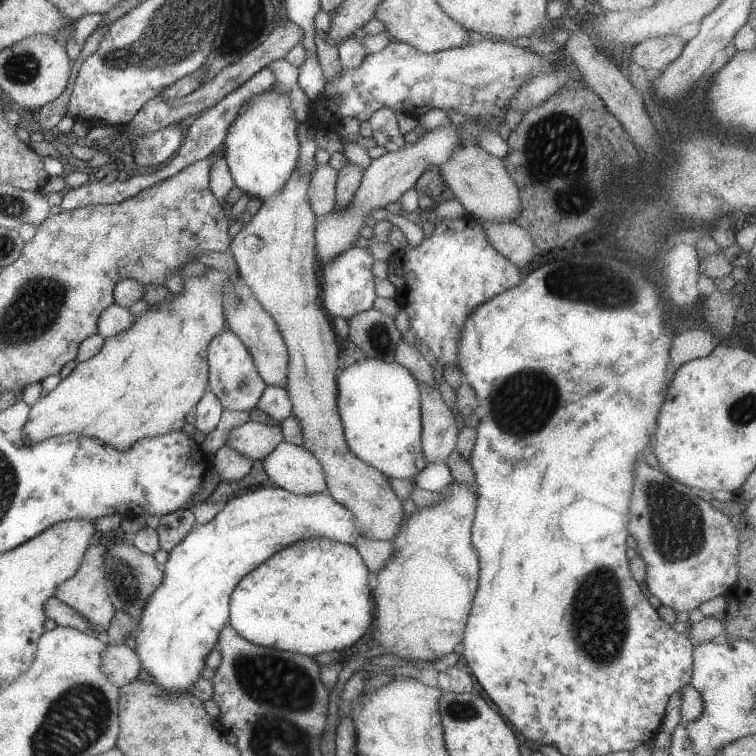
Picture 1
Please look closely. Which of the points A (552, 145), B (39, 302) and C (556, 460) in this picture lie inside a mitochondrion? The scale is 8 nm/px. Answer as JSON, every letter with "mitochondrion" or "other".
{"A":"mitochondrion","B":"mitochondrion","C":"other"}

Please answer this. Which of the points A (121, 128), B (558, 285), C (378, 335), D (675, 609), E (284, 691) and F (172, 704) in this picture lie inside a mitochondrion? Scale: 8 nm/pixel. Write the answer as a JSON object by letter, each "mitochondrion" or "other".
{"A":"other","B":"mitochondrion","C":"mitochondrion","D":"other","E":"mitochondrion","F":"other"}

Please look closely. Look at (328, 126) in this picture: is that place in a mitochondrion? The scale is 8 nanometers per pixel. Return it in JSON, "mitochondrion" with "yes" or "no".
{"mitochondrion":"no"}

